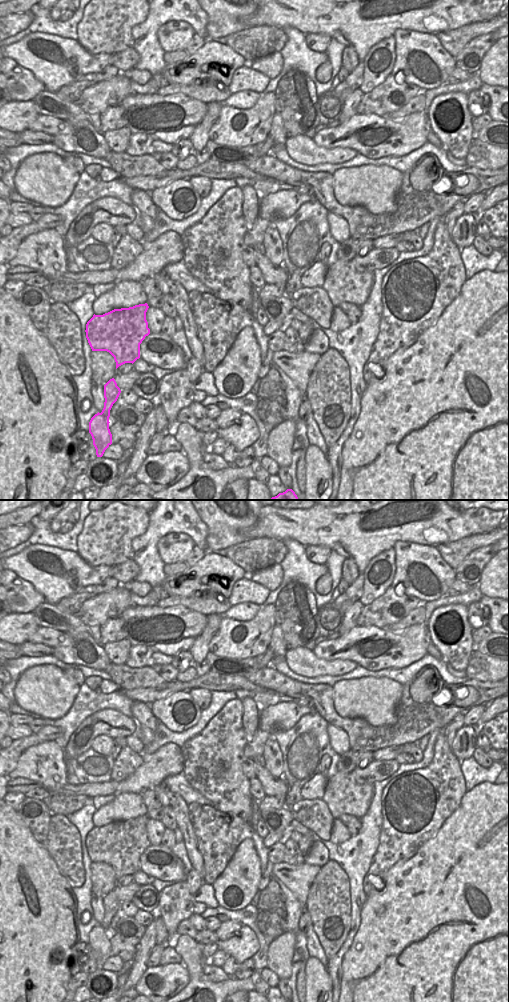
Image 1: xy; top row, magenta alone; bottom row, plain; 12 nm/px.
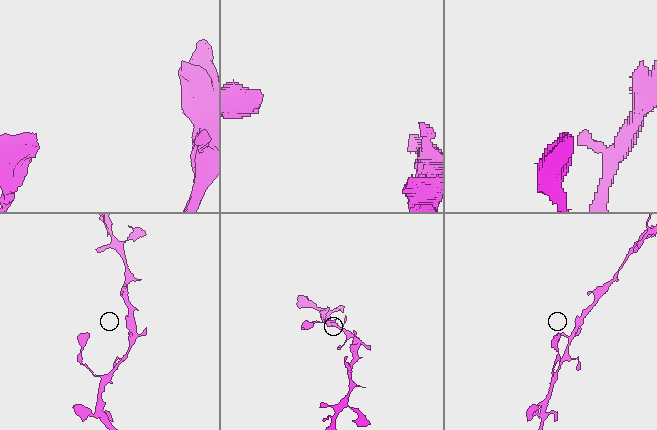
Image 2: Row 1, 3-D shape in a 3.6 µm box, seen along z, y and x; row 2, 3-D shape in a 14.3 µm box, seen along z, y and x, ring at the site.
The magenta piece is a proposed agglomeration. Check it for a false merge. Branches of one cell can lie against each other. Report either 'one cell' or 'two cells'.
one cell

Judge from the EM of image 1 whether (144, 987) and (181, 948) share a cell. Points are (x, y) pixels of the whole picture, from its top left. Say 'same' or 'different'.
different

